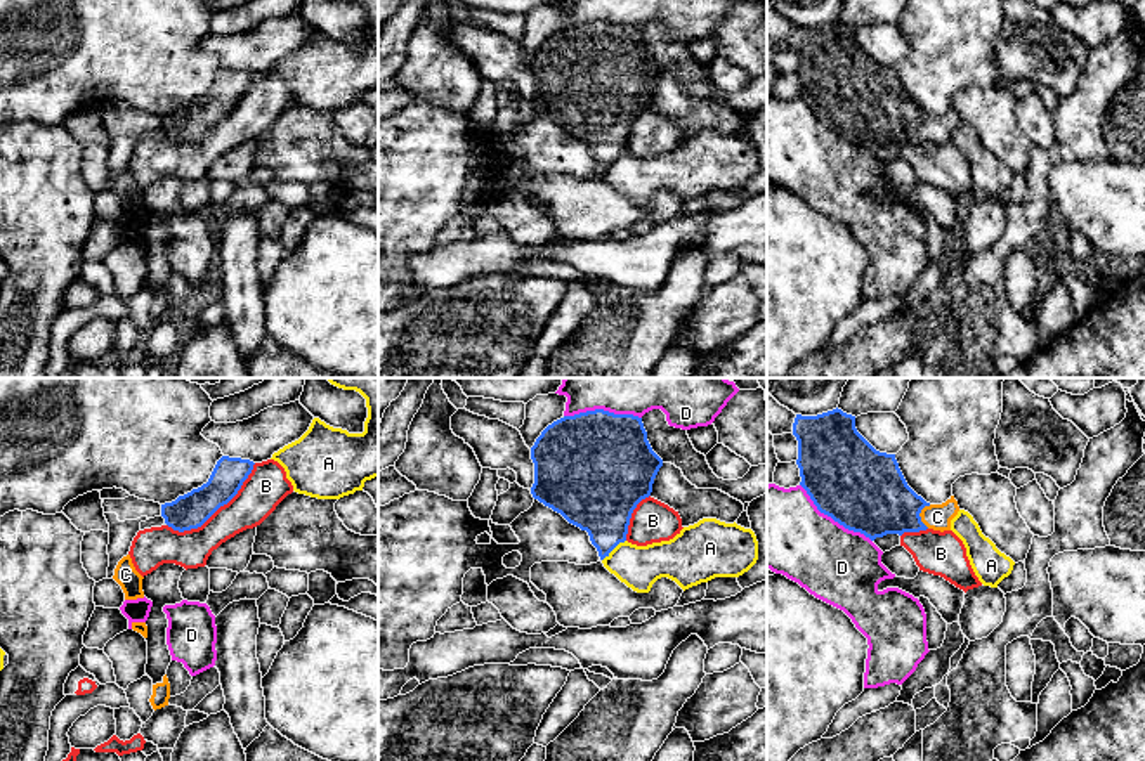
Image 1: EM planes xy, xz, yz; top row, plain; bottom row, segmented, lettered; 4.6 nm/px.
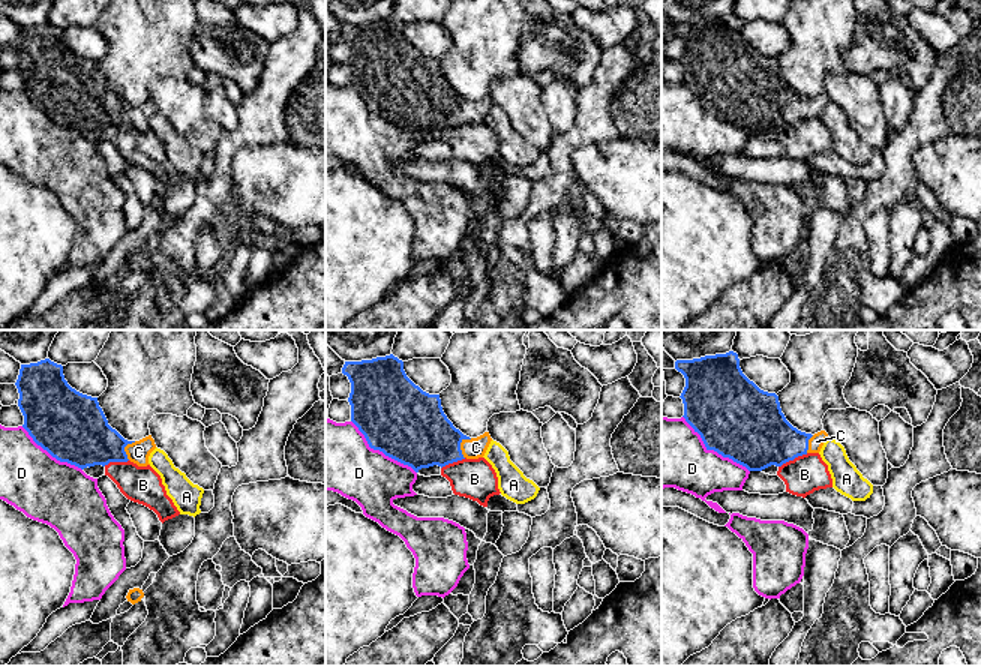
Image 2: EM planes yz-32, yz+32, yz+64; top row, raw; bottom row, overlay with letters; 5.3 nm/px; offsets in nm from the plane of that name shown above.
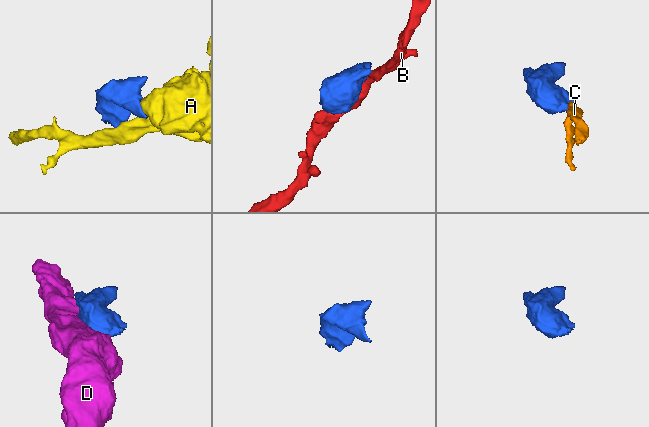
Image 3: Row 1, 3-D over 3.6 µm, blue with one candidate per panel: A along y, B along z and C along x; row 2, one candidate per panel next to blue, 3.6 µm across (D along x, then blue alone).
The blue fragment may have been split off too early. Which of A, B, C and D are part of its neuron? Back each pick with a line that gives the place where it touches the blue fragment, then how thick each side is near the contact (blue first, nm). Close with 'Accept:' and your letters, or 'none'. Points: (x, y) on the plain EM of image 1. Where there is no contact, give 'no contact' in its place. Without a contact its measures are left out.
C: contact yz (920, 129); calibres 360 and 120 nm
Accept: C

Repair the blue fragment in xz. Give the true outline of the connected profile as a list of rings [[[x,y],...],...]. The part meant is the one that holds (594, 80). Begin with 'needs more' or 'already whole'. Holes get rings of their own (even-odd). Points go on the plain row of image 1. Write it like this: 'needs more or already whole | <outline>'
already whole | [[[604,21],[564,28],[548,36],[531,59],[534,111],[586,142],[600,172],[626,153],[637,116],[652,104],[663,71],[652,62],[642,29]]]

